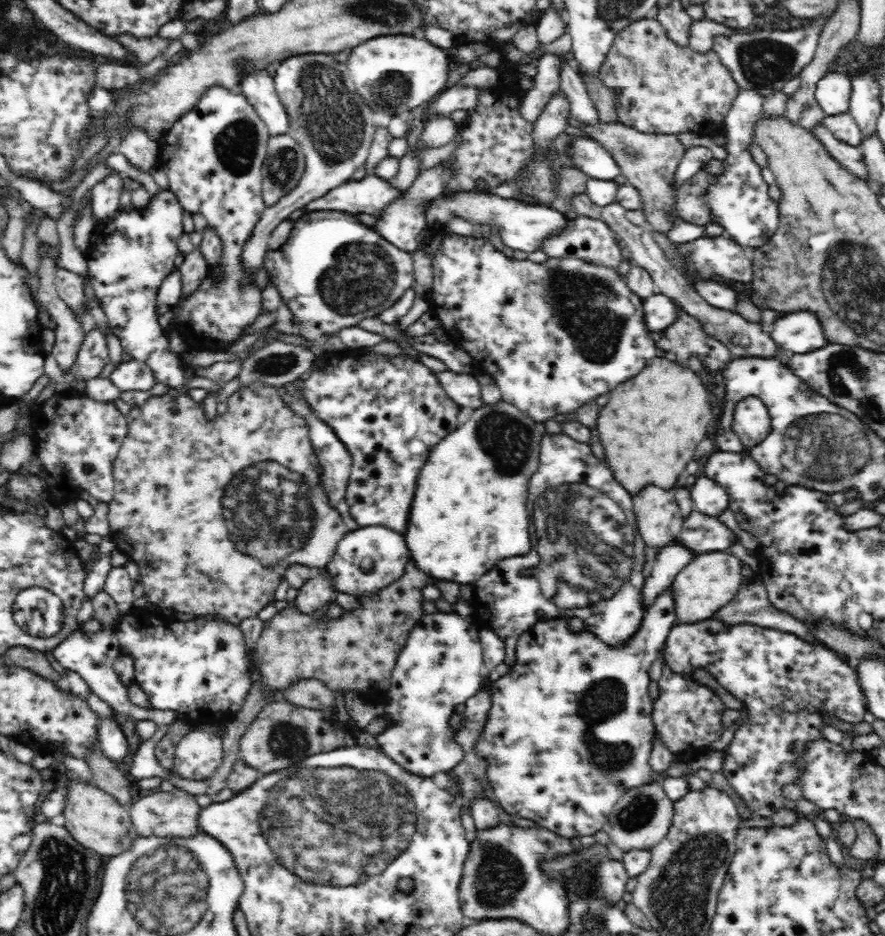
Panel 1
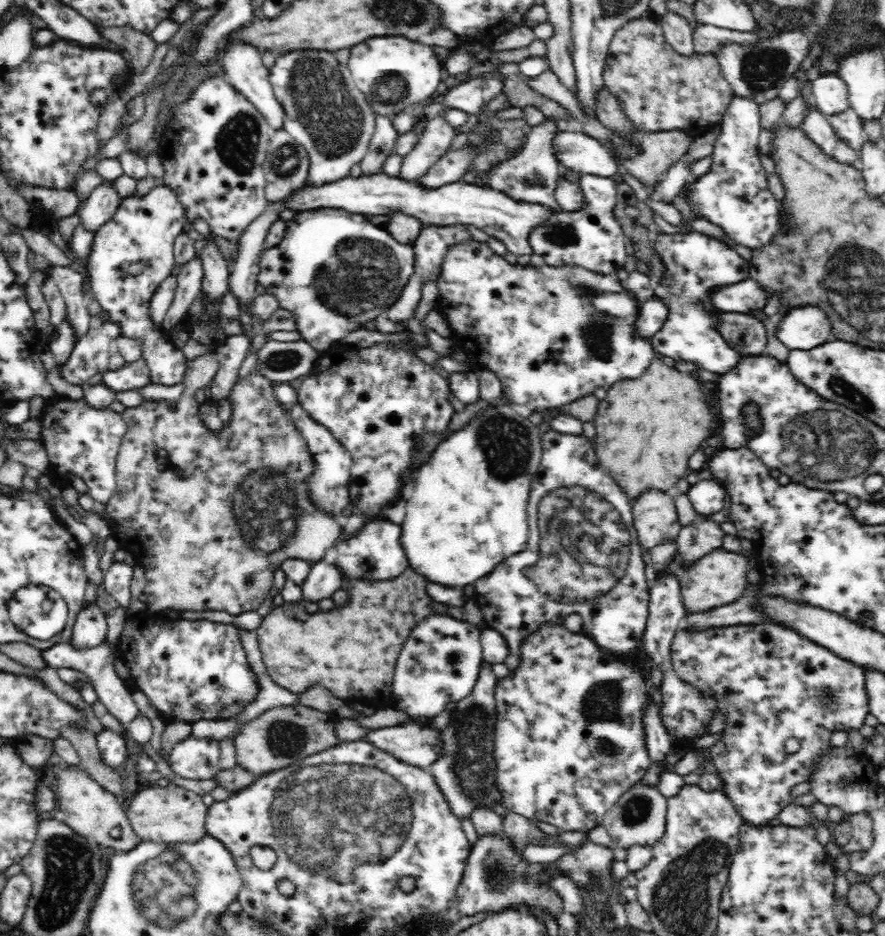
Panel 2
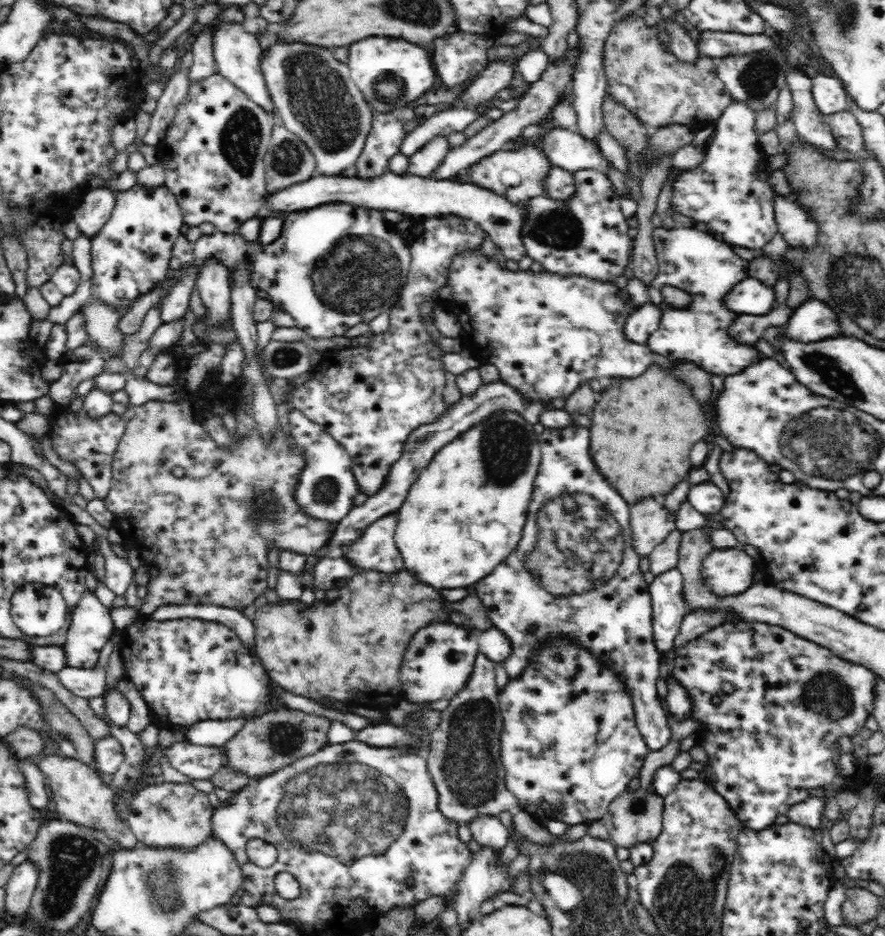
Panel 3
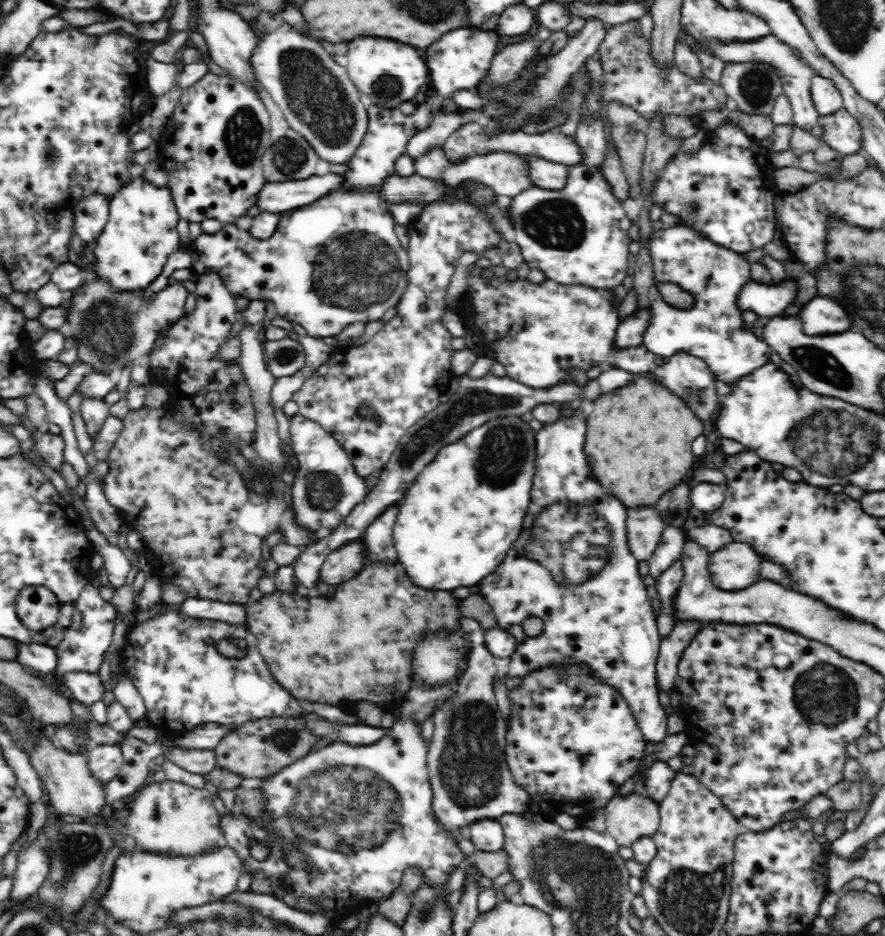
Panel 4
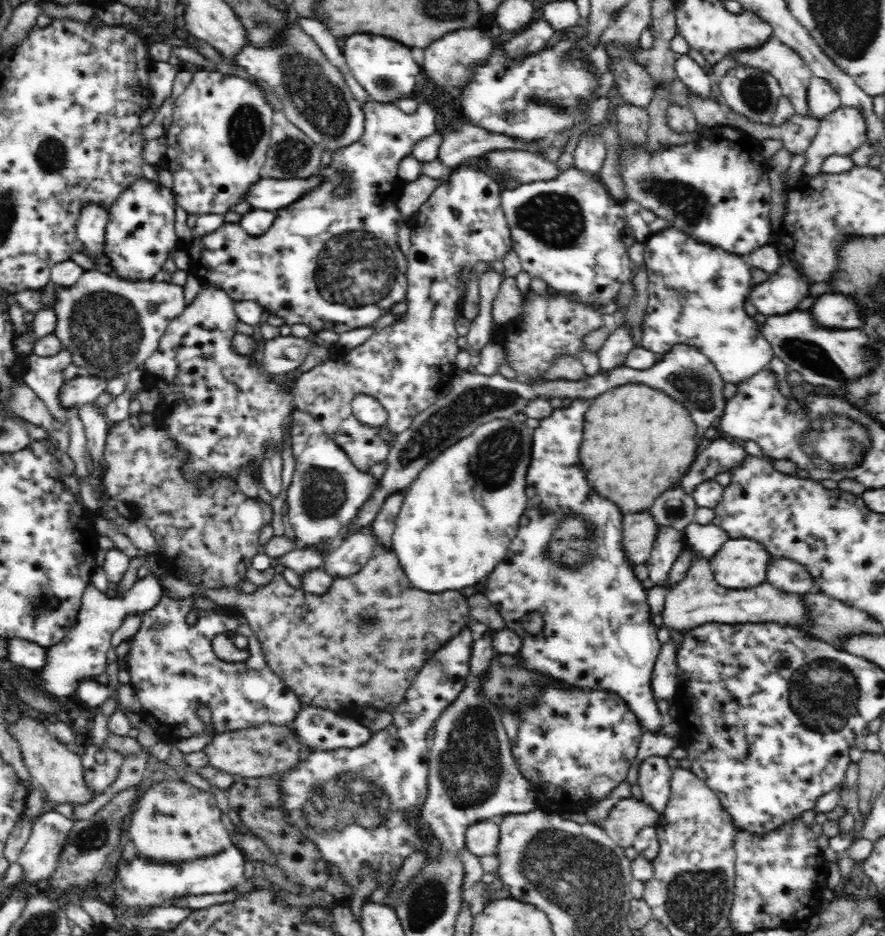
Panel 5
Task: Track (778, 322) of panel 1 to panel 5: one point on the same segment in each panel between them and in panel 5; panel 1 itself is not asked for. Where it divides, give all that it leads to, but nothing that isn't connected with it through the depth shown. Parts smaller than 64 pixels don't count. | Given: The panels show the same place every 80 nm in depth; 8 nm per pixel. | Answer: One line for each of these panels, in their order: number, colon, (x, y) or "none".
2: (804, 327)
3: (812, 319)
4: (822, 314)
5: (832, 309)

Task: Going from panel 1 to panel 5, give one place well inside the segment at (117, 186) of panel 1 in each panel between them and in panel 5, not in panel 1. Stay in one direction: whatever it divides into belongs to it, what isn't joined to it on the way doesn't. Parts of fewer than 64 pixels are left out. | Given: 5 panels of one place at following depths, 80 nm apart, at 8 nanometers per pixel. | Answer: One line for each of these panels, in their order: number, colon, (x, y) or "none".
2: (103, 202)
3: (94, 210)
4: (92, 214)
5: (91, 226)

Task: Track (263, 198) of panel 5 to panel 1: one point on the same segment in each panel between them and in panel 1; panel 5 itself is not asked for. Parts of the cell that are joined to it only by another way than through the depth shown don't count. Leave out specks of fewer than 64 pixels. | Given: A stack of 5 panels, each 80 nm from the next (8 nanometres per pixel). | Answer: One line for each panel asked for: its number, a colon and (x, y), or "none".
1: (522, 227)
2: (511, 221)
3: (417, 197)
4: (277, 197)

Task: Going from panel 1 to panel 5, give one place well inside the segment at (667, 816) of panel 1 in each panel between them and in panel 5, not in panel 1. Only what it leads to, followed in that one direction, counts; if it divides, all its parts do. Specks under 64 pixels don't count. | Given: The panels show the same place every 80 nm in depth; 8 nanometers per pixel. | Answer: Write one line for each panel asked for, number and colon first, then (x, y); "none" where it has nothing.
2: (638, 817)
3: (634, 817)
4: (628, 817)
5: (624, 821)

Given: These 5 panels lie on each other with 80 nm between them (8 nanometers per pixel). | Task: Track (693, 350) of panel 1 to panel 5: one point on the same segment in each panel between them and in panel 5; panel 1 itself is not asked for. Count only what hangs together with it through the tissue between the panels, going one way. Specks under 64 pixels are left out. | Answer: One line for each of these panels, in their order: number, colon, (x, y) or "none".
2: (695, 265)
3: (690, 259)
4: (712, 330)
5: (697, 295)

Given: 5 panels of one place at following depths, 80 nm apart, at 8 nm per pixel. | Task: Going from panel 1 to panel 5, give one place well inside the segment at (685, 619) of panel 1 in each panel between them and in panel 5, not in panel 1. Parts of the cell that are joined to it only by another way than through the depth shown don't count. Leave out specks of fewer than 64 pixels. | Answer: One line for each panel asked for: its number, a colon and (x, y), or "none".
2: (718, 579)
3: (728, 571)
4: (736, 566)
5: (741, 563)

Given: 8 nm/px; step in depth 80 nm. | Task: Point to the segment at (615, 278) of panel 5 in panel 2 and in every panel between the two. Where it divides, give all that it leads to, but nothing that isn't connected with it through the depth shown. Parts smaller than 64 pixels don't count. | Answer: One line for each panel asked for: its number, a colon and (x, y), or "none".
2: (592, 238)
3: (586, 235)
4: (577, 235)

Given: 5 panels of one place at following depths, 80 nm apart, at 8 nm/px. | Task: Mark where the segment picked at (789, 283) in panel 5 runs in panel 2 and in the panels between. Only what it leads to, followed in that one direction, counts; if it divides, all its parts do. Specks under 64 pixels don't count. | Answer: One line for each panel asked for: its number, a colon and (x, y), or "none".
2: (743, 297)
3: (750, 296)
4: (770, 299)

